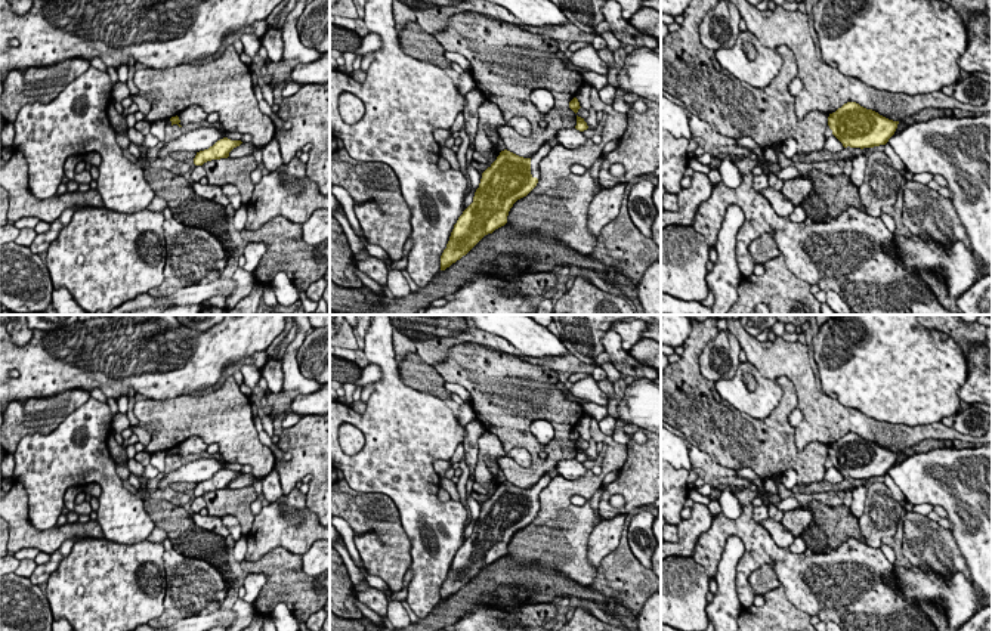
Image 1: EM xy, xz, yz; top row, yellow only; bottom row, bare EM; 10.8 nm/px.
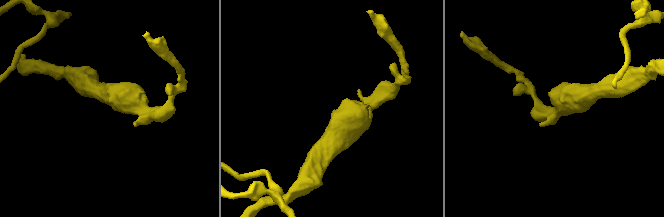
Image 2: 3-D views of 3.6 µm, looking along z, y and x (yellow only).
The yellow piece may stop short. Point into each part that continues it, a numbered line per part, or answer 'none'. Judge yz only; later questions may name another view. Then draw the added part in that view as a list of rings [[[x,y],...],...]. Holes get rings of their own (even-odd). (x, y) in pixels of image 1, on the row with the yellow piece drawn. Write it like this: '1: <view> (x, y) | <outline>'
none

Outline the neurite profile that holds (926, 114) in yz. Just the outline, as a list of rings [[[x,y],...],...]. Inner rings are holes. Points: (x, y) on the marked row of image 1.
[[[925,108],[914,115],[914,123],[928,121],[937,117],[954,117],[952,109]]]

